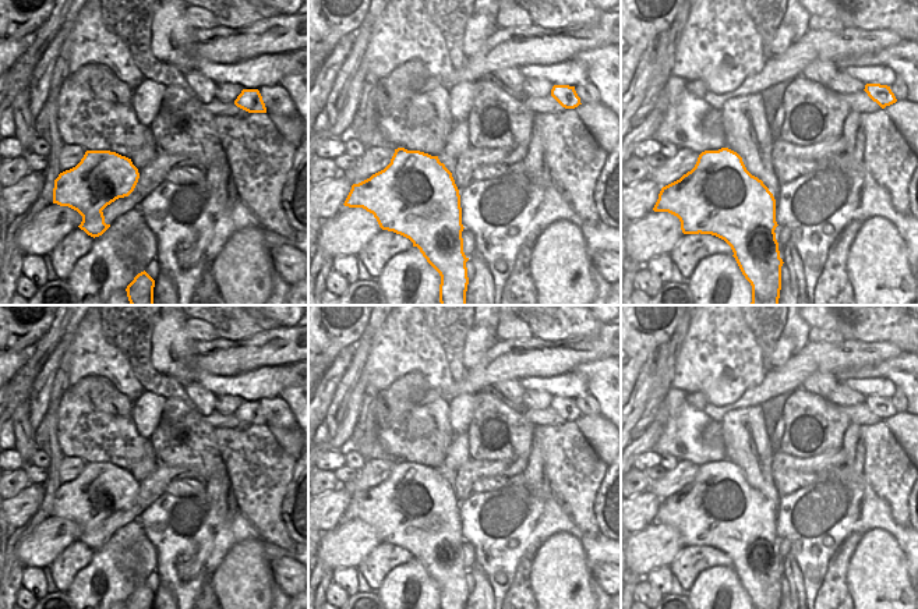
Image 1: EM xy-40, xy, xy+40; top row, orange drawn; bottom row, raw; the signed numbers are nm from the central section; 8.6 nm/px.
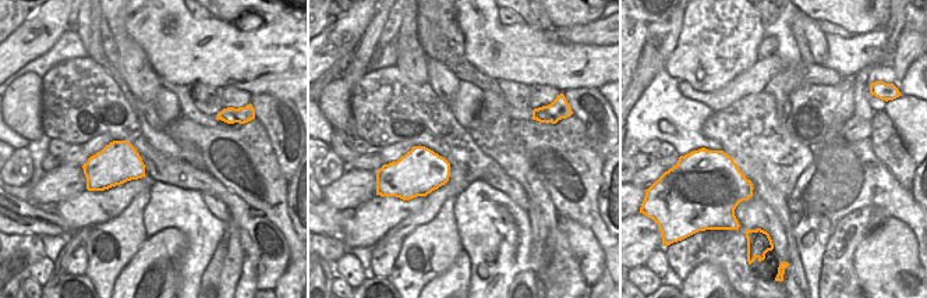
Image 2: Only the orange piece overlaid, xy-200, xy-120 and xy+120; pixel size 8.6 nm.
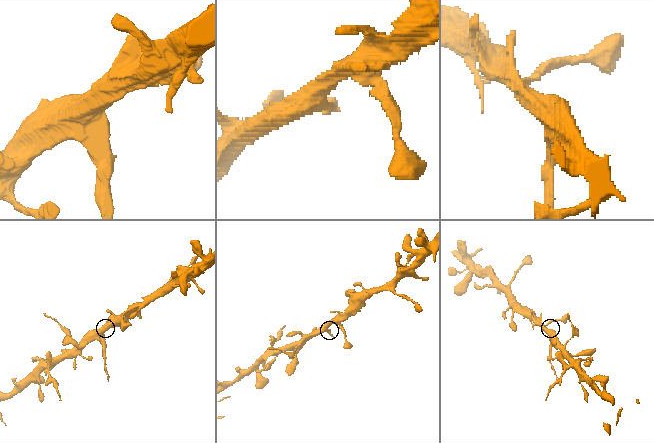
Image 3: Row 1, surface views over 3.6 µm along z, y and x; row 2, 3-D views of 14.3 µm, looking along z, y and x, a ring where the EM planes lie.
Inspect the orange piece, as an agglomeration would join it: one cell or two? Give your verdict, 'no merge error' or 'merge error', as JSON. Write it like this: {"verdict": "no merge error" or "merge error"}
{"verdict": "merge error"}

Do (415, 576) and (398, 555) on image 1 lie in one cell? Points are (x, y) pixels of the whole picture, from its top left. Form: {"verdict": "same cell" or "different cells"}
{"verdict": "different cells"}

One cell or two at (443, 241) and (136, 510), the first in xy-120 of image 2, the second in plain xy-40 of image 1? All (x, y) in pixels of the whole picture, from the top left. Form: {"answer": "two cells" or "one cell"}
{"answer": "two cells"}

